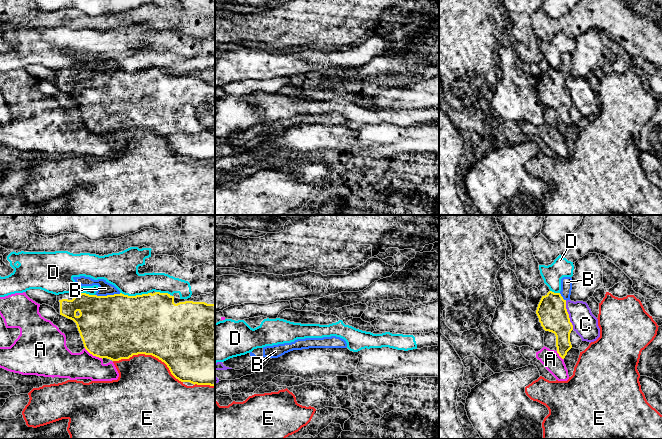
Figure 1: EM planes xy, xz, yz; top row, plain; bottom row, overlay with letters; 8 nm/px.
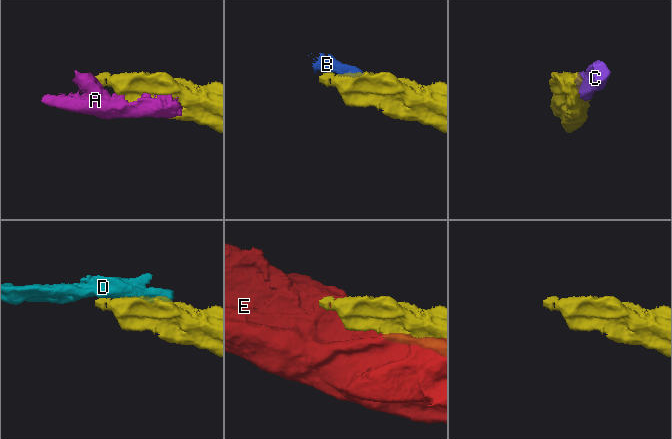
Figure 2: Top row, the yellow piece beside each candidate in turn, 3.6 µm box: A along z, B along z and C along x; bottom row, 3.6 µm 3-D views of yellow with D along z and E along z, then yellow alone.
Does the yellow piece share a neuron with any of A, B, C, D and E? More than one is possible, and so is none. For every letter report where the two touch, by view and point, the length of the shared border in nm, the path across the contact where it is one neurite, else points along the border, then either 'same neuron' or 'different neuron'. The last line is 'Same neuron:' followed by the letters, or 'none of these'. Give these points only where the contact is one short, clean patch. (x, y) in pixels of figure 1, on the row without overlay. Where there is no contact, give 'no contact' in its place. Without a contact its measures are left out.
A: xy (93, 131) | 170 nm | different neuron
B: xy (107, 71) | 200 nm | same neuron
C: yz (568, 91) | 240 nm | different neuron
D: xy (136, 71) | 240 nm | different neuron
E: xy (149, 130) | 600 nm | different neuron
Same neuron: B

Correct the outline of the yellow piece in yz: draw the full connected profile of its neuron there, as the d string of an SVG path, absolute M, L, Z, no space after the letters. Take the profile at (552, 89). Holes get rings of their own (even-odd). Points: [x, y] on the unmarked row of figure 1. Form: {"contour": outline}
{"contour": "M563 53L561 67L559 69L549 67L545 72L542 72L536 86L543 105L555 110L557 129L562 135L572 124L570 109L573 106L573 101L566 85L566 77L570 76L571 66L572 54Z"}

